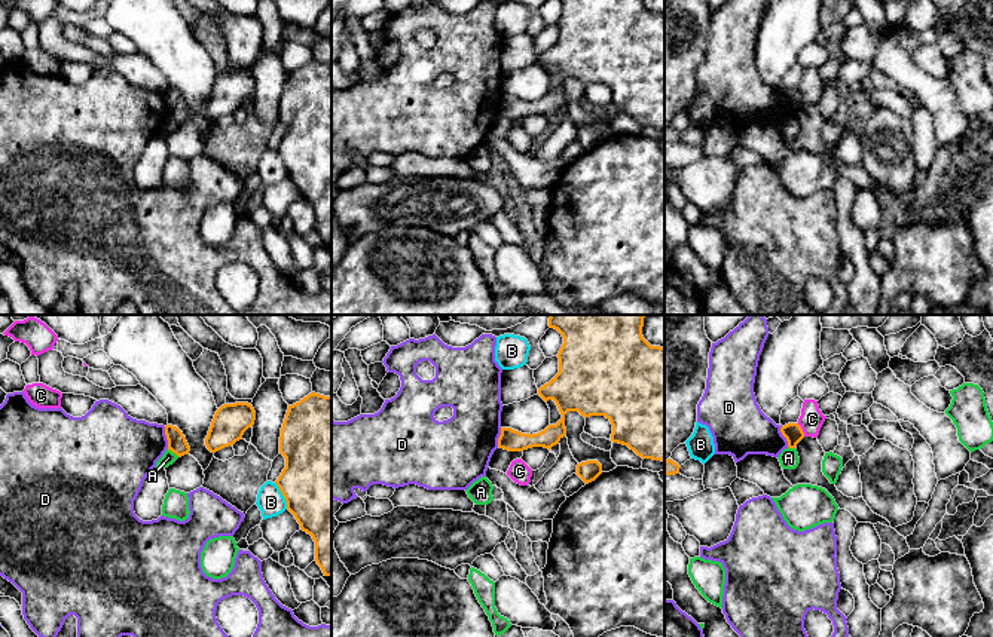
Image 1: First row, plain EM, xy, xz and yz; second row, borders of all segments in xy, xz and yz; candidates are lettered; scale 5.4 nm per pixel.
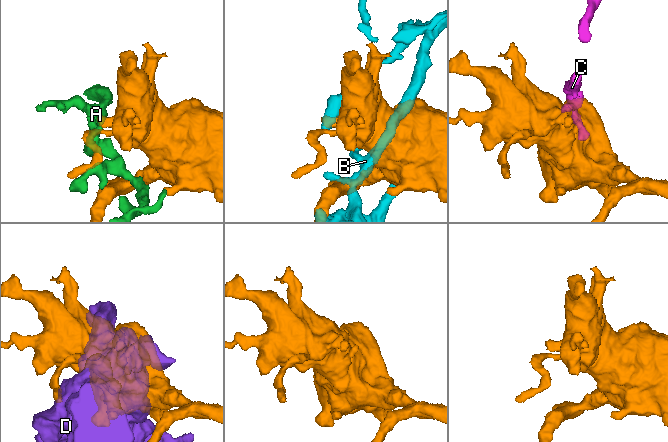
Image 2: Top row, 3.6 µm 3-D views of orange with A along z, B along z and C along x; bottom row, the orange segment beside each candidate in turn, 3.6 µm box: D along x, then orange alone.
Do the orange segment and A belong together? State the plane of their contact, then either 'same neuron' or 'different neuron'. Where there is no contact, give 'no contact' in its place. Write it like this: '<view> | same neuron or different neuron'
xy | different neuron

